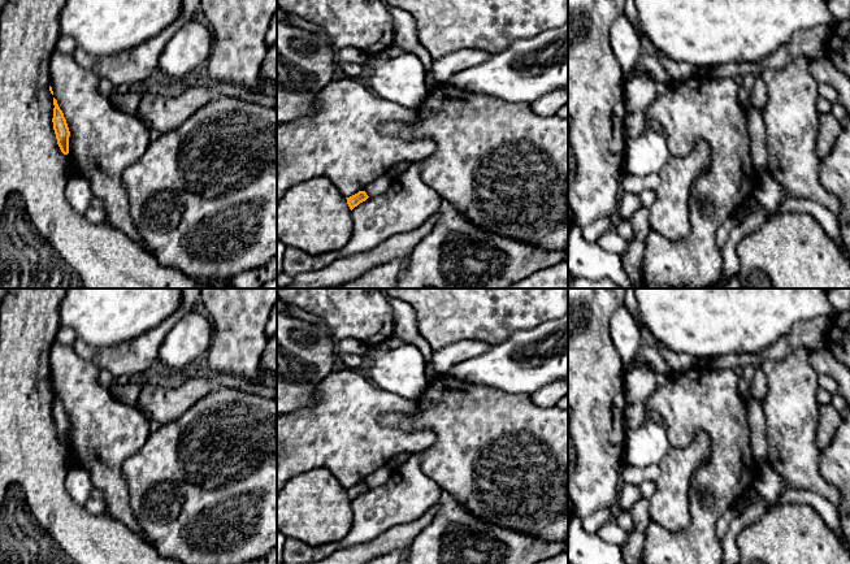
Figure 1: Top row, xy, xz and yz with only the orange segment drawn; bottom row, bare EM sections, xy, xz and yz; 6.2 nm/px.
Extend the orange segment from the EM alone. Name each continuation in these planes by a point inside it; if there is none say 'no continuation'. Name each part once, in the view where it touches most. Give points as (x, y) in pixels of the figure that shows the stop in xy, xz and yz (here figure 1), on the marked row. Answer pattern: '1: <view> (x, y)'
no continuation

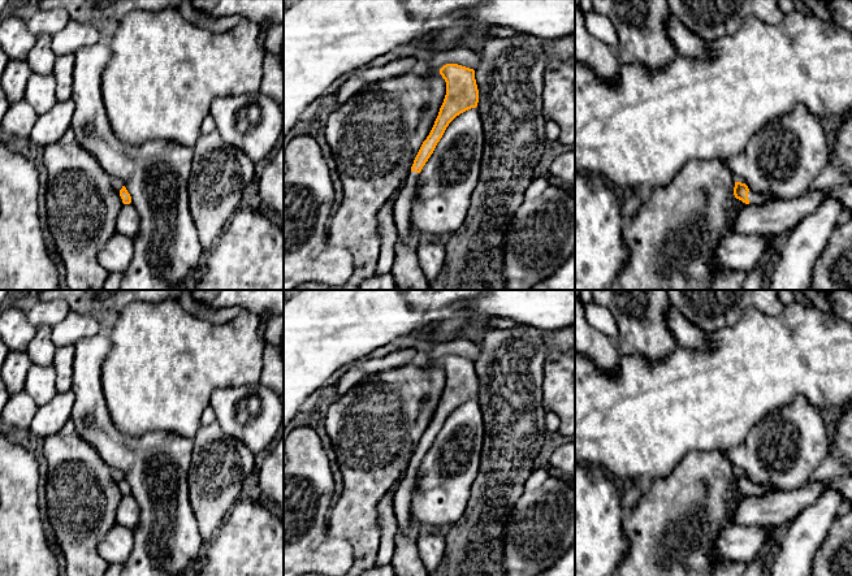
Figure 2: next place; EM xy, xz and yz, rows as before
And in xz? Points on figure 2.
1: xz (402, 206)

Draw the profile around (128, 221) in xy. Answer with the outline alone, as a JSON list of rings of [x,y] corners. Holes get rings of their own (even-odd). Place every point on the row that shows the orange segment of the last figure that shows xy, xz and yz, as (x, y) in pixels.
[[[124,204],[116,220],[117,233],[133,238],[139,229],[139,213],[134,205]]]

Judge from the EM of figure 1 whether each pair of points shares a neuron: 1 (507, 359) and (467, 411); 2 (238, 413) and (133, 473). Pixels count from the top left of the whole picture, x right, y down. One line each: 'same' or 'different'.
1: different
2: same

